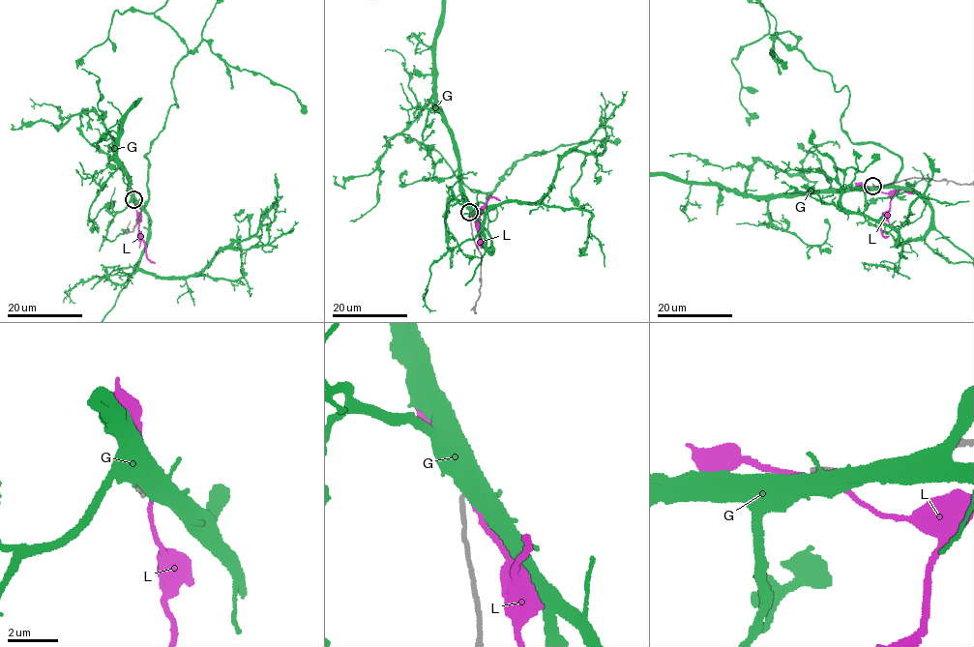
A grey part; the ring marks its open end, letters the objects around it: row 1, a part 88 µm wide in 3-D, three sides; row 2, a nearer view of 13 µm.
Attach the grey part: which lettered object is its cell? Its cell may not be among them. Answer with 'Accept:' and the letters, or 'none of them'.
Accept: none of them

